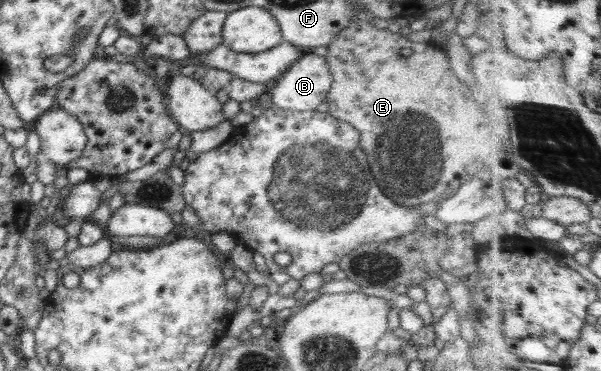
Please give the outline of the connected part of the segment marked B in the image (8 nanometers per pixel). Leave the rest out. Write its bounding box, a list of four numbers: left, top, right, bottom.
[268,50,332,112]

